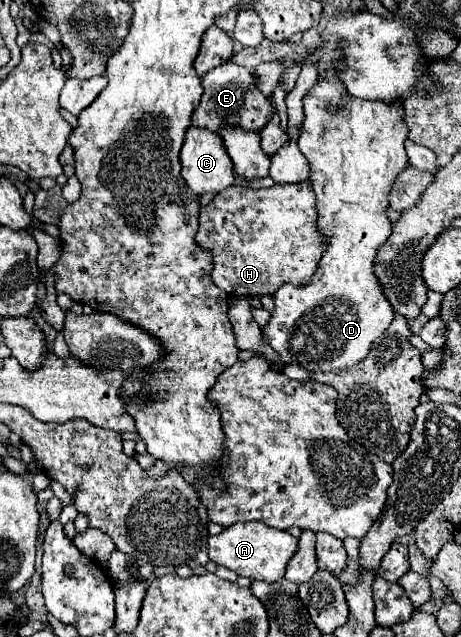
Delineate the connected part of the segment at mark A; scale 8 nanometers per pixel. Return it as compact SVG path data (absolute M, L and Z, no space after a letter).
M262 521L236 523L232 527L226 527L220 535L208 537L210 561L228 567L242 577L260 581L278 581L280 577L284 577L284 569L292 559L292 555L296 553L296 549L298 549L296 537L292 537L288 531L262 525Z

